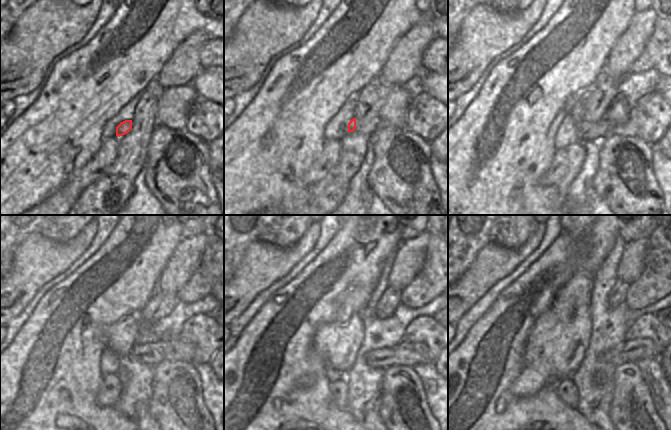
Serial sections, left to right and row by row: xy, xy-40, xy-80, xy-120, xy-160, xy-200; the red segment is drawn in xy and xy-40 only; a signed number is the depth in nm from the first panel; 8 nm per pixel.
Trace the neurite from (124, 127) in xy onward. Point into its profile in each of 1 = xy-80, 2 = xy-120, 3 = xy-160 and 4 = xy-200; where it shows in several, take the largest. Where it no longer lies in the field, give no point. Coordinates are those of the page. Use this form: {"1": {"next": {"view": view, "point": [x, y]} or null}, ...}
{"1": {"next": {"view": "xy-80", "point": [596, 131]}}, "2": {"next": {"view": "xy-120", "point": [171, 349]}}, "3": {"next": {"view": "xy-160", "point": [407, 353]}}, "4": {"next": {"view": "xy-200", "point": [633, 349]}}}

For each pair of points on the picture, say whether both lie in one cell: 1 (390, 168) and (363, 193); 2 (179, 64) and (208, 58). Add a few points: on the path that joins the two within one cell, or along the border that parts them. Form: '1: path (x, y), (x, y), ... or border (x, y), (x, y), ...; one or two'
1: border (372, 164), (368, 175), (368, 186), (384, 204); two
2: border (209, 38), (200, 49), (201, 69); two

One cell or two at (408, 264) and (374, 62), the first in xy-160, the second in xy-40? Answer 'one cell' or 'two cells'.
two cells

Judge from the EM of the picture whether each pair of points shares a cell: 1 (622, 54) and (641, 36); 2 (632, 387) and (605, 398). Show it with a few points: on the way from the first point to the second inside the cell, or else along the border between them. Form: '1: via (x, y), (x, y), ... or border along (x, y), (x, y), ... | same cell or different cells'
1: via (627, 49), (636, 40) | same cell
2: border along (613, 385), (609, 418) | different cells

